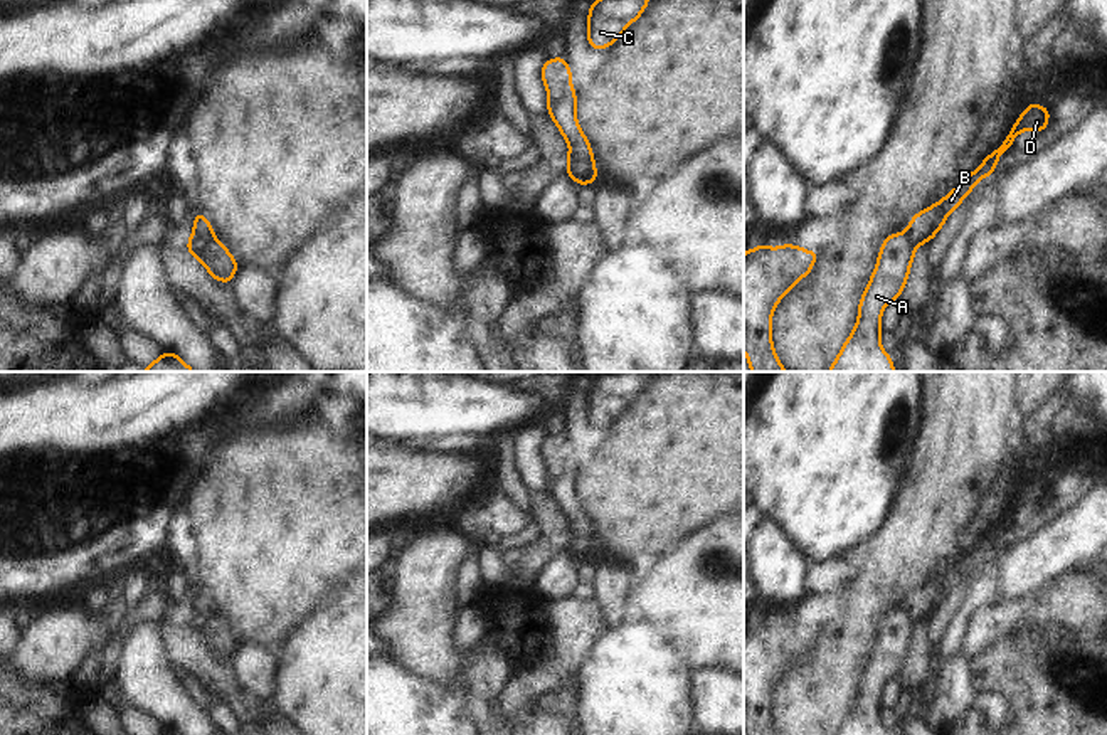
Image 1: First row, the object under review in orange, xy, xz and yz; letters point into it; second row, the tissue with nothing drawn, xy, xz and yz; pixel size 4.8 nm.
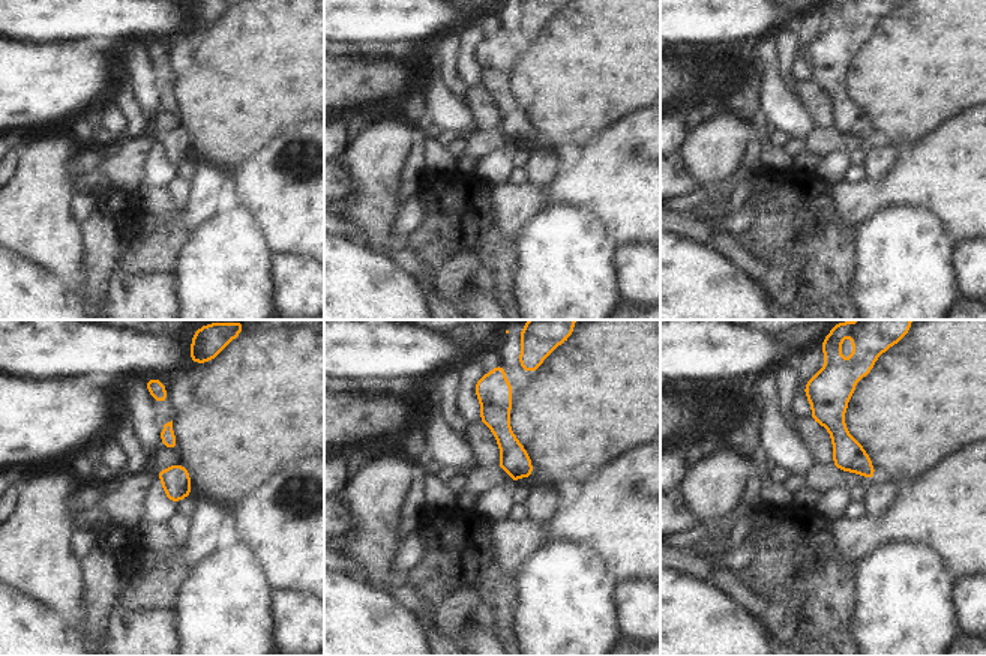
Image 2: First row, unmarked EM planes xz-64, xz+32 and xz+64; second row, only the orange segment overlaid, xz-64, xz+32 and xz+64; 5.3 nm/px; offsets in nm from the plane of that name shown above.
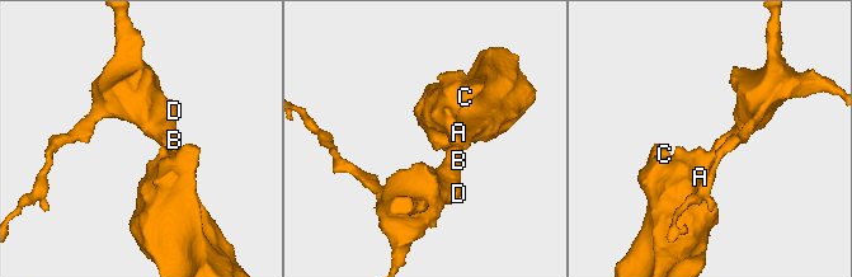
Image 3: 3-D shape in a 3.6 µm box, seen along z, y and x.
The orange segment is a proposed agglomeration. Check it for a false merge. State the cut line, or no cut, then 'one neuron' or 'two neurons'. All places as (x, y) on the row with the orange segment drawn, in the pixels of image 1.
cut xz (594, 162), (567, 163); two neurons

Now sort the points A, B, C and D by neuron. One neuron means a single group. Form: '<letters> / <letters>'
A C / B D

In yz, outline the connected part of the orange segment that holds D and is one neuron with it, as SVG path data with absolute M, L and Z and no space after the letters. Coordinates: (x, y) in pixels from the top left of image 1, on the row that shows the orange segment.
M1030 103L1025 111L1020 114L1016 123L1009 128L1004 141L991 151L983 163L971 173L964 177L964 180L952 188L944 198L932 204L929 209L917 212L908 225L905 234L917 244L929 244L935 234L942 229L951 212L954 212L966 197L971 195L972 188L986 177L994 173L994 168L999 161L999 156L1014 145L1014 138L1023 131L1046 131L1050 121L1050 109L1038 104Z

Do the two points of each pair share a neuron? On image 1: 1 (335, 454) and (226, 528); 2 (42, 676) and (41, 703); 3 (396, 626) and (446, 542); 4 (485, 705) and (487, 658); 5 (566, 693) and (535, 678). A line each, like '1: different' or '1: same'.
1: same
2: different
3: same
4: same
5: different

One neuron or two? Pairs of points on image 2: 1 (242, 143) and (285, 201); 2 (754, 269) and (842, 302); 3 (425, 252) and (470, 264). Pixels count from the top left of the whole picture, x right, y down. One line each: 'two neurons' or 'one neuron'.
1: two neurons
2: two neurons
3: two neurons

